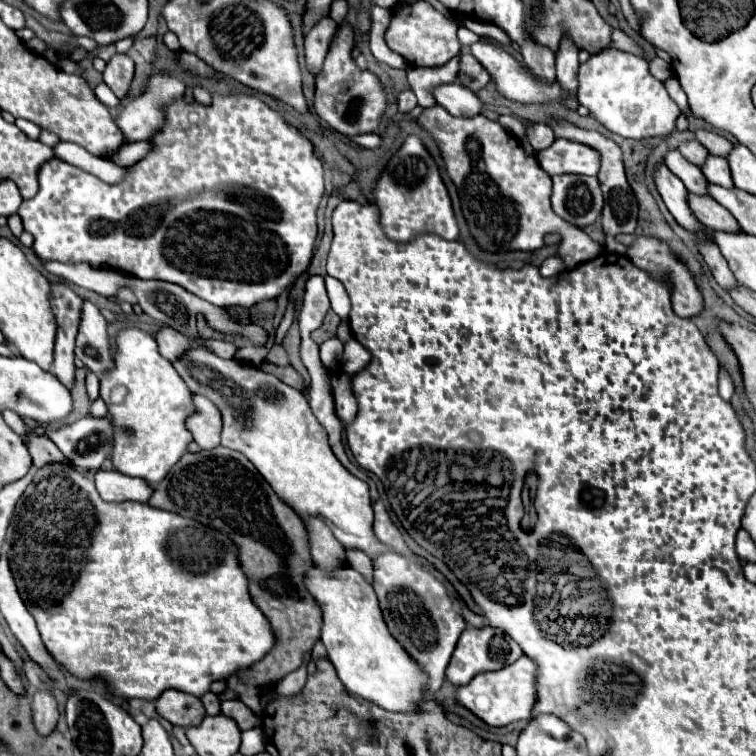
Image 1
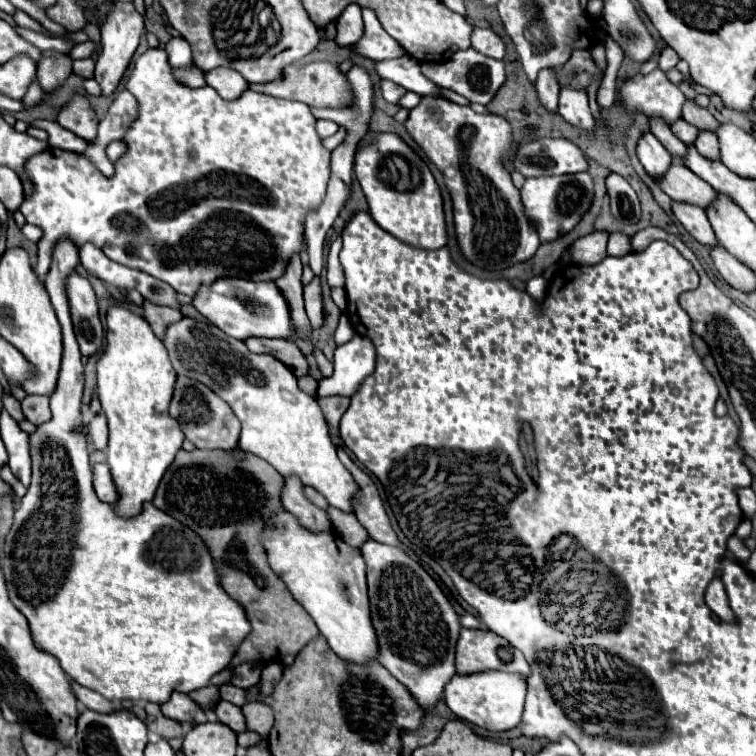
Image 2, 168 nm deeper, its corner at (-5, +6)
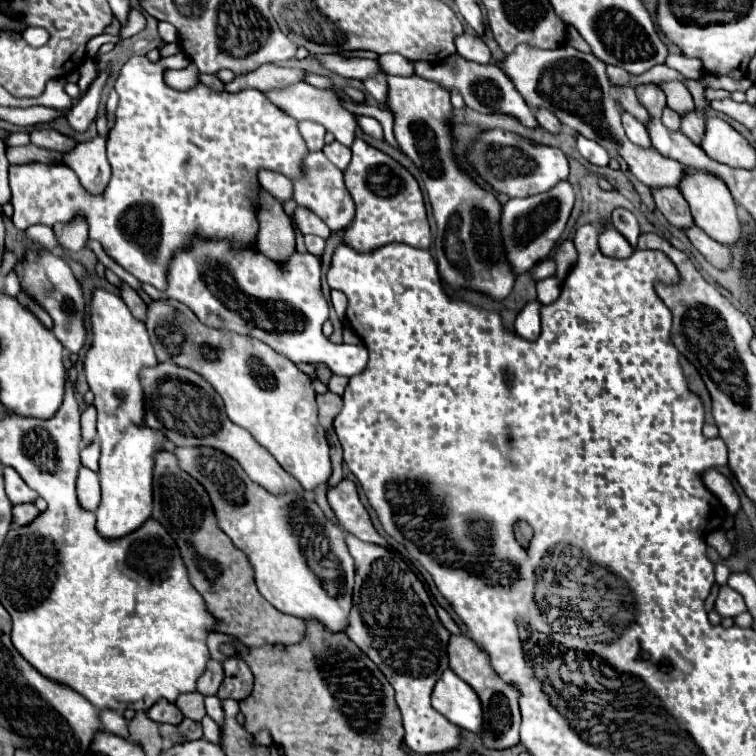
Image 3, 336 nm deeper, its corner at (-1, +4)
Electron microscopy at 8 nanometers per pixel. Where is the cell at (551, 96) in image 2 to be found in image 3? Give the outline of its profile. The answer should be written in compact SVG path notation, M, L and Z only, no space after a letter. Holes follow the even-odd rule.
M538 109L538 111L536 111L536 119L538 119L538 123L540 123L546 131L550 131L550 133L558 133L558 131L562 129L562 123L558 121L558 117L552 115L548 109Z

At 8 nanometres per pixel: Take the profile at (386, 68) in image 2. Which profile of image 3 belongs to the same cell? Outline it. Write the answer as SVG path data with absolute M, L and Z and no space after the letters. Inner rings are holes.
M320 55L318 57L320 63L342 75L342 77L352 77L352 79L368 79L368 77L374 77L376 73L380 75L386 75L378 63L378 59L362 59L362 57L342 57L342 55Z

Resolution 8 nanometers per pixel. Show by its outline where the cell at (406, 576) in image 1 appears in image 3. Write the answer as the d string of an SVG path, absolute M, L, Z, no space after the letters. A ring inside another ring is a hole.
M346 533L346 545L350 549L350 555L356 561L356 585L354 585L354 605L350 611L350 625L348 625L348 639L354 641L362 653L366 653L384 673L384 677L390 681L390 685L396 691L396 703L402 711L404 721L404 743L416 751L416 753L442 753L448 749L454 749L458 745L458 727L452 725L444 715L440 715L430 705L432 689L438 681L438 677L448 669L448 639L450 631L442 625L442 621L436 615L436 609L430 601L430 595L426 593L422 581L416 577L416 573L408 567L408 563L394 551L360 541L358 537Z

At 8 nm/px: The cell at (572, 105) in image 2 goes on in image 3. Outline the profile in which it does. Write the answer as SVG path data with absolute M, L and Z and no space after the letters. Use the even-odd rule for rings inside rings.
M576 135L576 141L578 141L578 151L582 153L582 157L584 159L588 159L590 163L594 163L594 165L608 165L608 153L606 153L606 149L602 147L602 145L598 145L596 141L592 141L592 139L586 139L586 137L582 137L582 135Z

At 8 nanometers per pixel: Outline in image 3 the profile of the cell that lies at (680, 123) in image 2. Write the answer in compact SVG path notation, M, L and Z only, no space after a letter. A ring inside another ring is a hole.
M664 109L664 113L662 113L662 123L668 127L668 129L672 129L672 131L680 131L680 115L678 113L674 113L672 109Z

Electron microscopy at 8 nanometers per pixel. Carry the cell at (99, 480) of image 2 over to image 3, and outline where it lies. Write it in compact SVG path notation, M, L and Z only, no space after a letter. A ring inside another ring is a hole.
M80 467L78 473L78 501L84 509L96 511L100 505L100 485L98 485L98 473L94 473L88 467Z

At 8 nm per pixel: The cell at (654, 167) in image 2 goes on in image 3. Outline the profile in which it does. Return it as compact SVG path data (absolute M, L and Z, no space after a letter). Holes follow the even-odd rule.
M626 111L622 113L622 125L624 125L624 131L626 131L628 139L630 139L634 145L640 145L640 147L652 147L646 127L644 127L640 121L636 121L636 119L634 119L630 113L626 113Z

